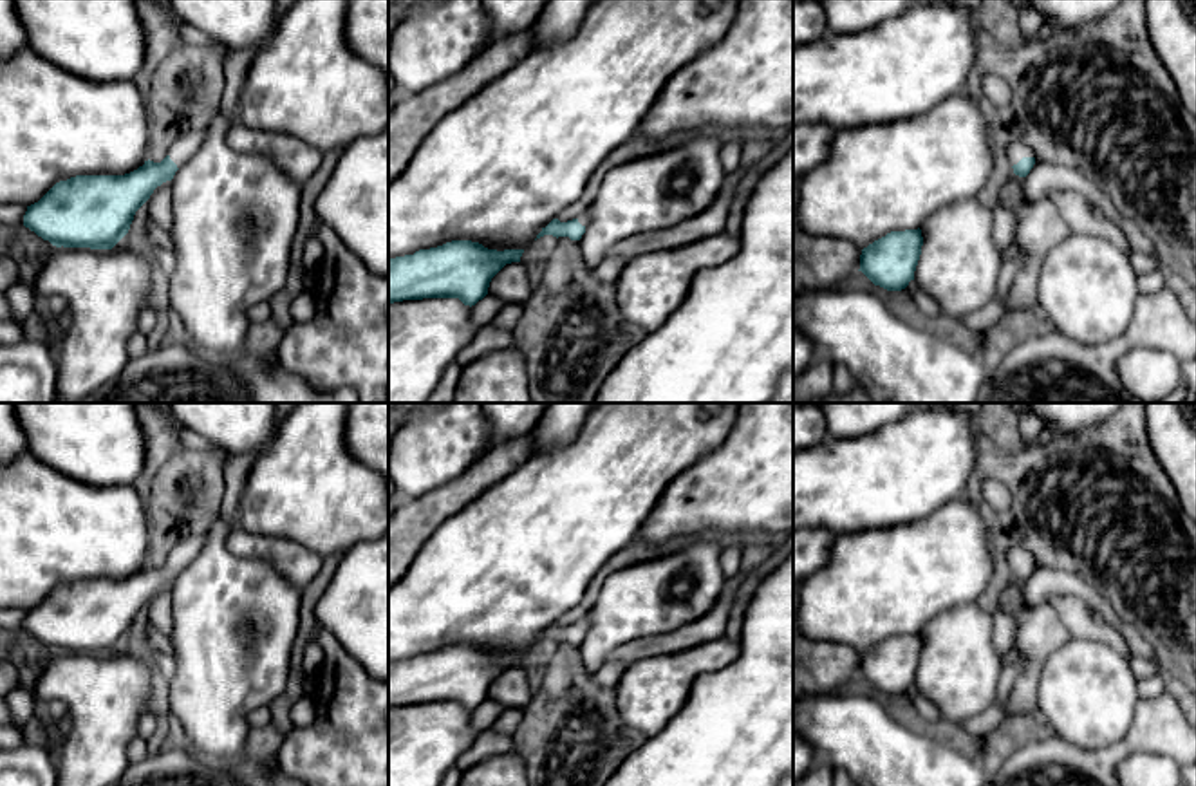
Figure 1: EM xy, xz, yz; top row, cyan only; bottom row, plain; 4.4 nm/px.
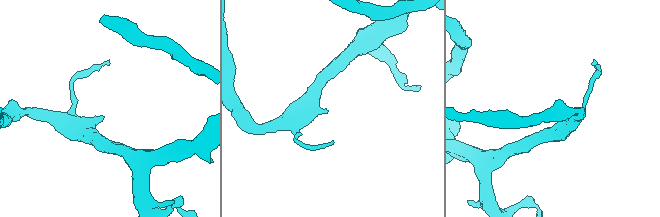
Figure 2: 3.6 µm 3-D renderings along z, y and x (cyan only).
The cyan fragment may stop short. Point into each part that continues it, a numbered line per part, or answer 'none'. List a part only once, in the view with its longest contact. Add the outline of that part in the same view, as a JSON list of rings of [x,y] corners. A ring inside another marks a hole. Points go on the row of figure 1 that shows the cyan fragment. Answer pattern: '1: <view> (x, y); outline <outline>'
1: yz (1016, 150); outline [[[1014,141],[1008,146],[1008,159],[1014,164],[1017,164],[1023,157],[1035,157],[1035,154],[1032,152],[1032,148],[1021,141]]]

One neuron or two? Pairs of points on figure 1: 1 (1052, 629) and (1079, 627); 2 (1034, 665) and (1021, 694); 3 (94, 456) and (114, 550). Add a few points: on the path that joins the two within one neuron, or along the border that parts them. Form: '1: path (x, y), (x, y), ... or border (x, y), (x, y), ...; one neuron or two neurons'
1: border (1048, 604), (1074, 636); two neurons
2: path (1030, 673), (1025, 687); one neuron
3: border (60, 472), (84, 483), (130, 486); two neurons

